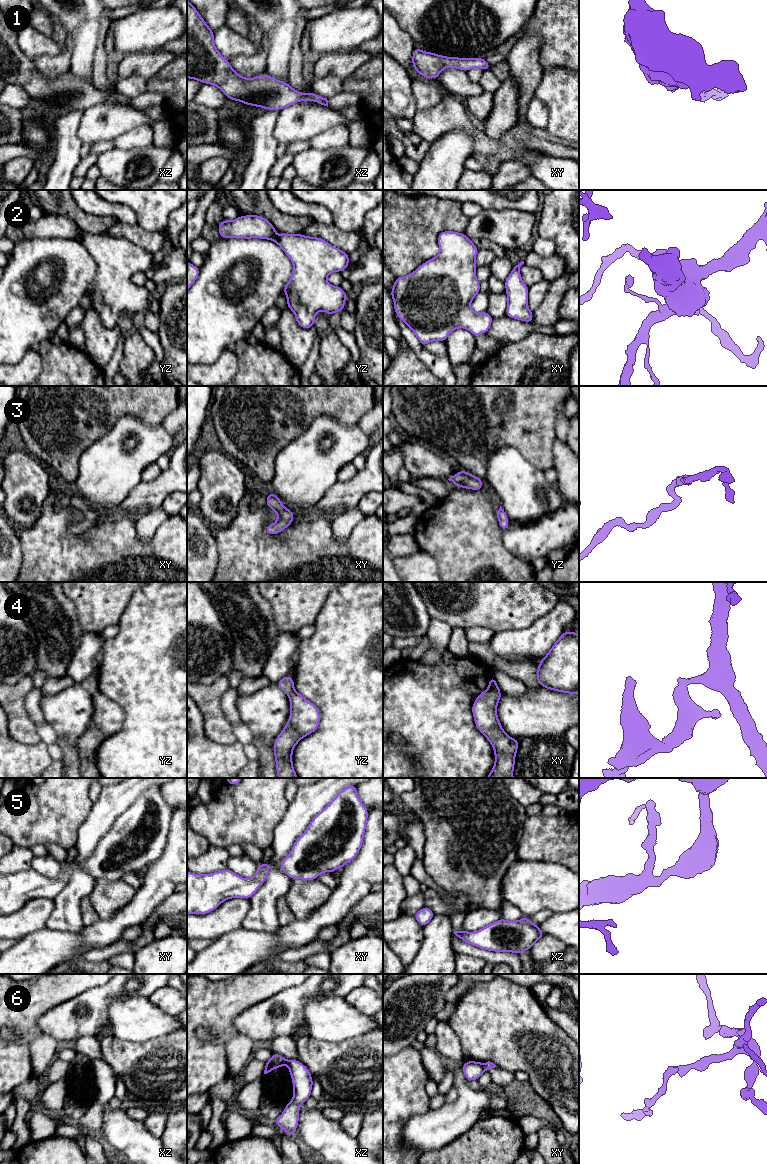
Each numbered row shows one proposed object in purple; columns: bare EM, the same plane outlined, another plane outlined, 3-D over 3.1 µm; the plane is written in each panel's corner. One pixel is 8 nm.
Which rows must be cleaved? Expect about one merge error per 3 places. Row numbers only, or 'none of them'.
4, 6

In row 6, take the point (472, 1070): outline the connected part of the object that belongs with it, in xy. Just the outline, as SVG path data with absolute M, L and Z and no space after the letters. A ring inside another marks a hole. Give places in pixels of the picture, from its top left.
M466 1061L462 1067L466 1080L477 1081L485 1071L483 1064L477 1061Z

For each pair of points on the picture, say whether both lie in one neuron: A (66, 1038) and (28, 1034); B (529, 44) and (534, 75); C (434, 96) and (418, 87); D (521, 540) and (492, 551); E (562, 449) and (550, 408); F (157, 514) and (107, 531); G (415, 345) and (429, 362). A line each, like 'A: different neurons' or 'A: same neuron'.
A: different neurons
B: same neuron
C: same neuron
D: different neurons
E: different neurons
F: different neurons
G: same neuron

